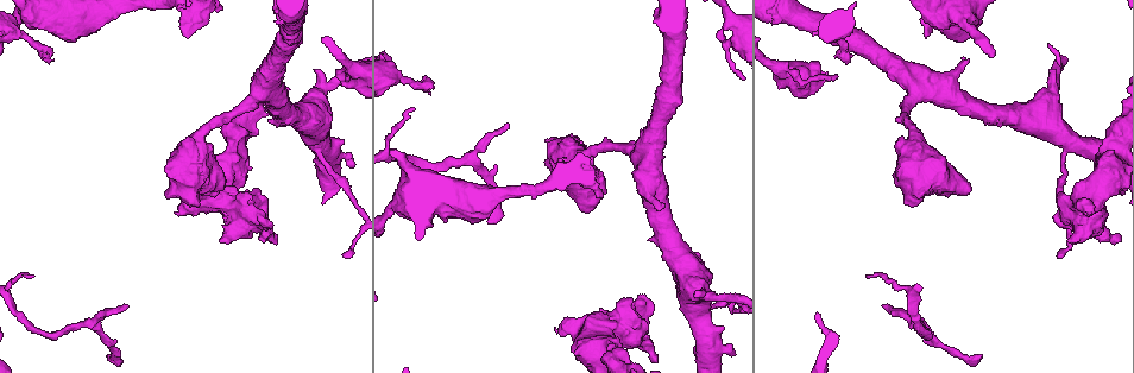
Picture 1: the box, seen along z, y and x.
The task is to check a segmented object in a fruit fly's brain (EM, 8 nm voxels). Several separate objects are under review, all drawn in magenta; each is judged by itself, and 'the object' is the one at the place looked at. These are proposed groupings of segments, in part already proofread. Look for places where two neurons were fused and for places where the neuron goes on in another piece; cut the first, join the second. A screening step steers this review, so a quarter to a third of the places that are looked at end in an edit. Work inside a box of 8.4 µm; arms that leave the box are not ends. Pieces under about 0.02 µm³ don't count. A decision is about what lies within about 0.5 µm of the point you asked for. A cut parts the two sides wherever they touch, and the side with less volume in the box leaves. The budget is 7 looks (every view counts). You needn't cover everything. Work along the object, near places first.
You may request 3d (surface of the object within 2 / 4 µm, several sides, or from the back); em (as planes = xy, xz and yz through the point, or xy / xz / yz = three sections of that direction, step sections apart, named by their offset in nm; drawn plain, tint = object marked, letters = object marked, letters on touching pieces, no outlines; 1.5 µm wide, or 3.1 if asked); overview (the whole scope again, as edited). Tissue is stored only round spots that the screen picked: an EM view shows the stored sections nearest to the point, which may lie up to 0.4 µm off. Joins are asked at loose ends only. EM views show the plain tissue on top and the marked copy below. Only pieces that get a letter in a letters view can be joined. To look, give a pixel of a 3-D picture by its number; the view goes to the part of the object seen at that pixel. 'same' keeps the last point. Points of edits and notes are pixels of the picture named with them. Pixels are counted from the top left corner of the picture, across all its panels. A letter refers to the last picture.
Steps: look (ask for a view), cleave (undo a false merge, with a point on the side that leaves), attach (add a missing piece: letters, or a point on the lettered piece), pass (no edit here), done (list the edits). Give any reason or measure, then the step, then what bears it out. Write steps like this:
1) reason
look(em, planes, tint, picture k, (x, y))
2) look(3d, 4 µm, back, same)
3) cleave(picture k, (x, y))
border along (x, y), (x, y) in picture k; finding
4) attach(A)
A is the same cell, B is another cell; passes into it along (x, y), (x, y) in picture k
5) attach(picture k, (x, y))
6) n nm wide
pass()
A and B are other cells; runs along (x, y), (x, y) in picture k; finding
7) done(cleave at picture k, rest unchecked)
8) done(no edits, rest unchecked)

stops while still wide
look(em, xy, step 4, tint, picture 1, (925, 37))

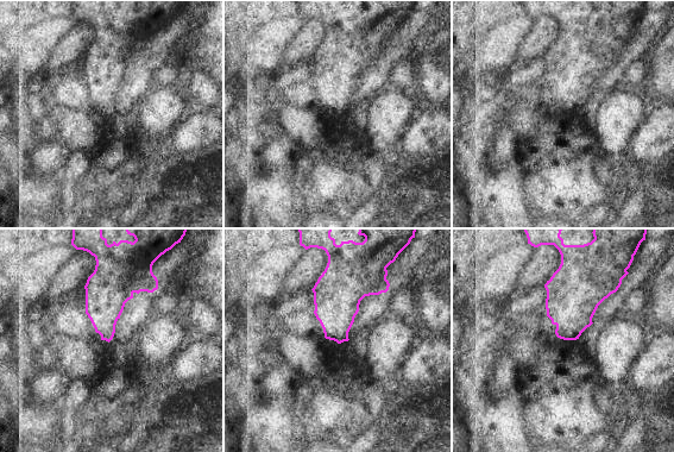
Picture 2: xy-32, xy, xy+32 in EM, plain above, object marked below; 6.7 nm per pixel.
cut it another way
look(em, planes, letters, same)

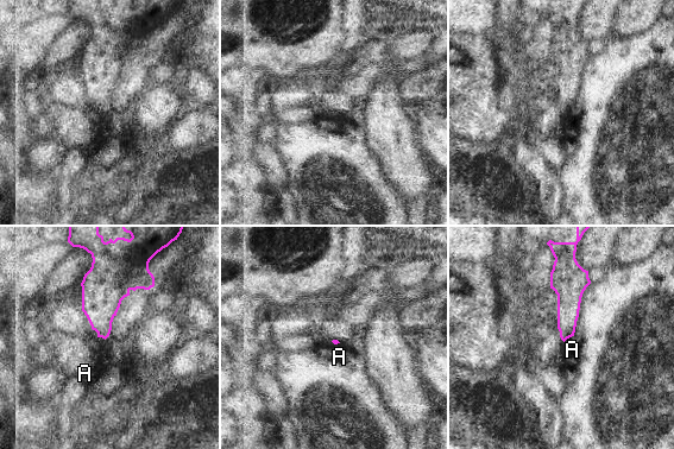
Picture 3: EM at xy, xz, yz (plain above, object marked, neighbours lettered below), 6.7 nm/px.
pass()
A is another cell; border along (573, 335), (564, 342) in picture 3; no lettered piece goes on from it

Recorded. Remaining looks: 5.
an open end
look(em, planes, letters, picture 1, (425, 91))

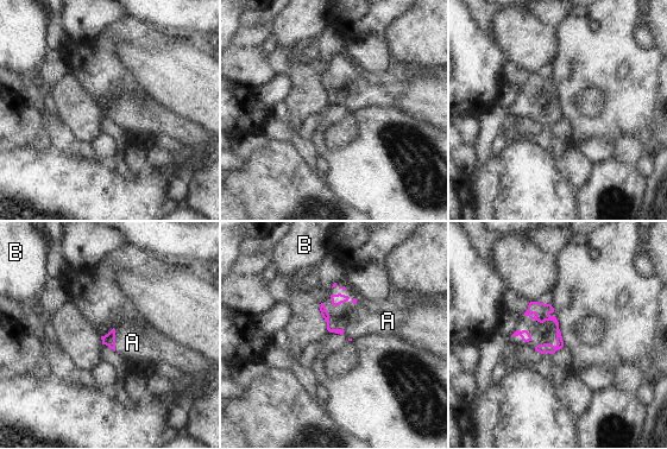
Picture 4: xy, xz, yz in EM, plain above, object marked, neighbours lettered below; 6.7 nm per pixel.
attach(A)
A is the same cell, B is another cell; passes into it along (109, 339), (114, 340), (132, 342) in picture 4; it goes on there

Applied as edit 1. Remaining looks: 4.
look(overview)

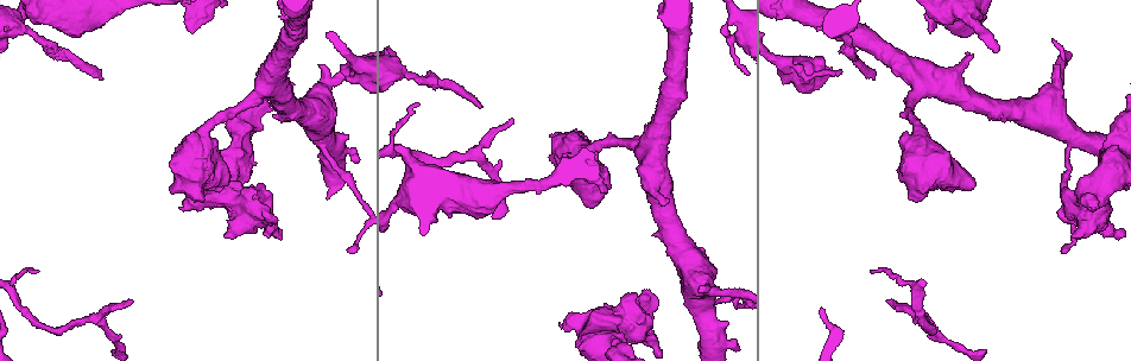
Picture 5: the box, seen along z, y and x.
three-way junction
look(em, planes, letters, picture 5, (1073, 138))

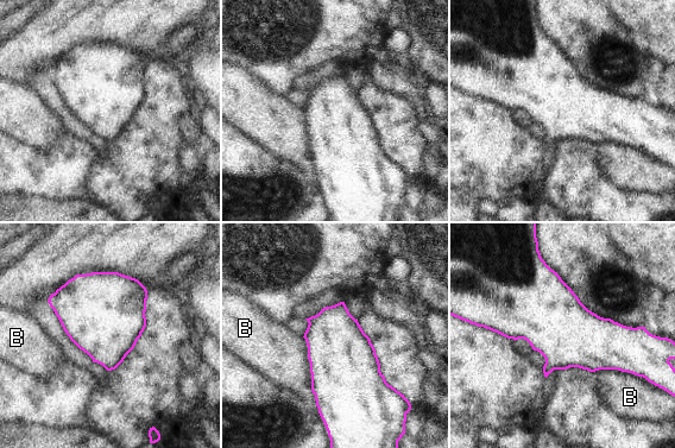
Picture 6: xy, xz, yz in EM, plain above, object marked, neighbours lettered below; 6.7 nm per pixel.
pass()
B is another cell; border along (303, 336), (307, 344), (311, 382) in picture 6; all the same neuron

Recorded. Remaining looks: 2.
done(attach at picture 4, rest unchecked)

